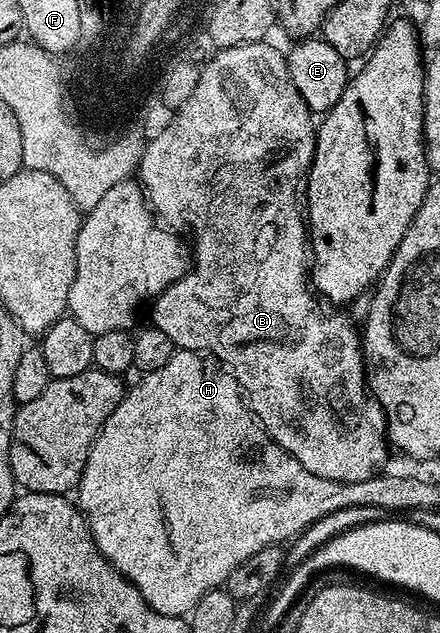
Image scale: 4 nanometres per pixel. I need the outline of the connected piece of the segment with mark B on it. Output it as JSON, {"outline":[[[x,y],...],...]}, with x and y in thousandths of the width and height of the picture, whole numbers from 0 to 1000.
{"outline":[[[593,66],[586,70],[543,70],[530,76],[498,77],[498,81],[489,84],[493,88],[486,90],[473,103],[466,104],[464,101],[461,106],[455,107],[455,122],[450,123],[450,133],[441,137],[439,148],[434,148],[432,155],[425,155],[418,166],[398,172],[398,175],[389,179],[391,186],[386,185],[380,191],[377,205],[370,207],[359,218],[350,218],[348,223],[339,224],[339,231],[332,235],[332,243],[325,243],[318,251],[314,289],[325,302],[330,316],[336,318],[339,329],[345,330],[348,336],[352,336],[352,340],[361,343],[361,346],[370,349],[384,362],[409,363],[400,360],[409,360],[416,354],[420,354],[420,357],[436,365],[432,392],[441,400],[441,415],[434,419],[432,428],[427,428],[427,431],[420,433],[411,442],[398,442],[398,445],[393,445],[393,449],[389,449],[375,461],[366,461],[361,468],[352,469],[348,480],[355,482],[345,487],[343,510],[359,521],[368,521],[368,528],[377,528],[377,534],[386,534],[393,545],[398,545],[402,551],[425,553],[430,556],[468,556],[489,562],[502,575],[511,577],[534,600],[543,603],[548,615],[552,615],[559,621],[561,643],[568,646],[570,656],[580,659],[580,662],[582,657],[591,662],[584,664],[589,675],[598,676],[600,681],[607,682],[609,690],[614,690],[614,694],[618,694],[618,697],[623,697],[632,705],[641,705],[641,711],[650,711],[668,724],[677,724],[677,730],[686,730],[686,736],[695,736],[695,742],[705,749],[723,749],[723,755],[750,755],[752,758],[775,758],[777,761],[814,761],[816,758],[830,758],[832,755],[857,750],[857,747],[870,741],[864,738],[880,730],[886,708],[877,700],[875,684],[866,681],[866,678],[861,682],[861,679],[855,678],[841,665],[836,665],[836,657],[827,652],[827,643],[834,641],[839,627],[832,624],[832,583],[827,580],[827,551],[823,548],[820,526],[814,523],[811,513],[807,518],[805,513],[791,512],[789,502],[773,494],[780,491],[745,490],[755,493],[734,493],[734,490],[727,488],[730,476],[723,472],[720,463],[714,460],[705,447],[705,398],[695,390],[695,280],[700,275],[700,265],[709,261],[709,251],[714,250],[714,237],[718,235],[718,204],[723,196],[714,188],[714,179],[709,179],[695,167],[695,161],[686,152],[677,148],[677,142],[659,123],[659,117],[655,115],[655,96],[648,84],[643,81],[634,82],[623,71],[609,68],[611,66]]]}

